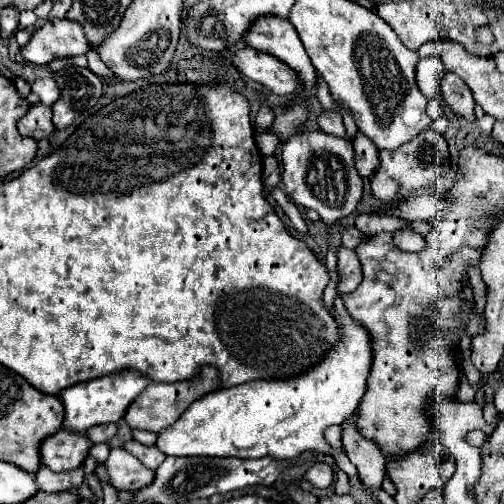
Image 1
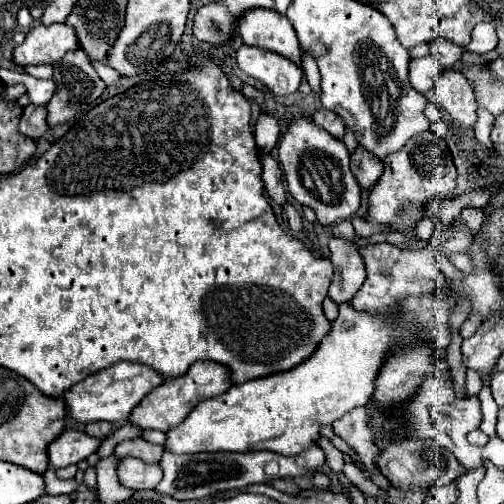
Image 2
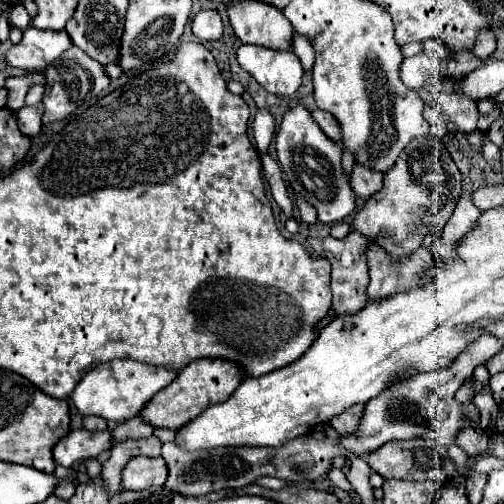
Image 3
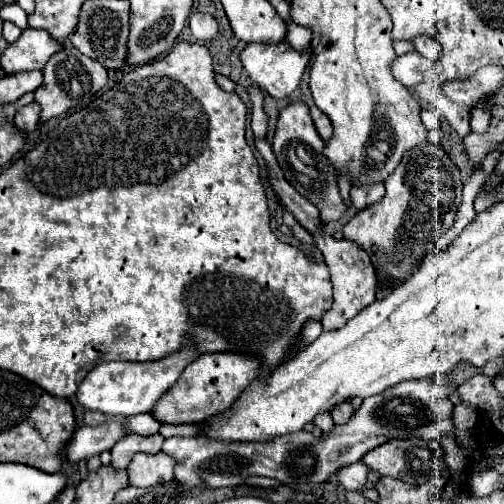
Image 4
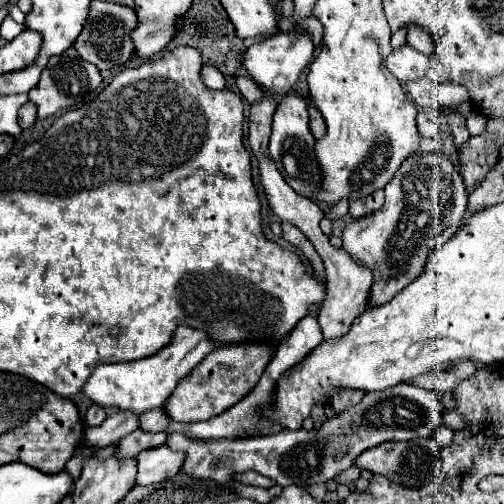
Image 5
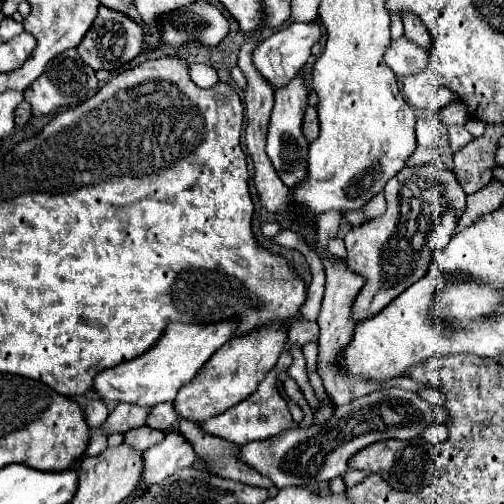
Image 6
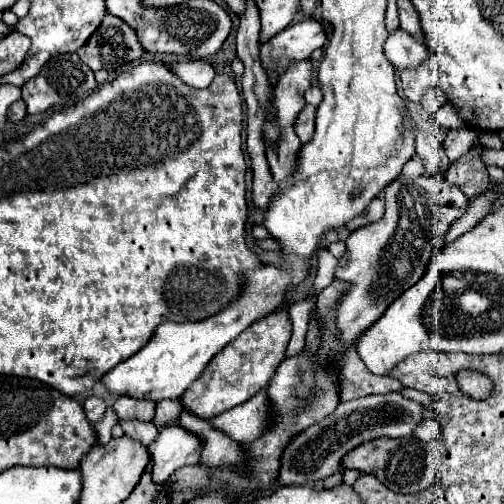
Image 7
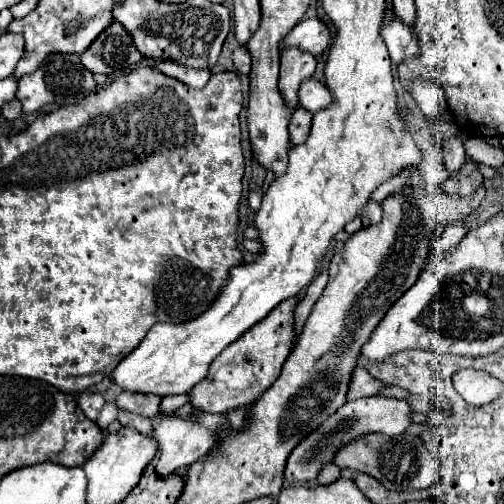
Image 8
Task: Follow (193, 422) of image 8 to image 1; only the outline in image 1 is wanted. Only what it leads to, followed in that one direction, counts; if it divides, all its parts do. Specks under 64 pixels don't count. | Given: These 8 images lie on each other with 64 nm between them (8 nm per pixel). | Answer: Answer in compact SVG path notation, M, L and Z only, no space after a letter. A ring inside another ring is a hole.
M112 448L104 466L108 468L110 482L120 490L138 490L154 480L154 470L144 468L144 464L130 452L124 452L124 448Z

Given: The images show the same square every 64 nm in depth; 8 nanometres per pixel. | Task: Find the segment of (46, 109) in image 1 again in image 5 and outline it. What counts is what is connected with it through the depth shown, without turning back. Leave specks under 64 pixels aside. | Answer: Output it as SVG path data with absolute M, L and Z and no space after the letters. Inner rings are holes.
M26 102L26 104L20 108L20 112L18 112L18 124L20 124L24 130L28 130L28 128L32 128L34 120L36 120L36 104Z

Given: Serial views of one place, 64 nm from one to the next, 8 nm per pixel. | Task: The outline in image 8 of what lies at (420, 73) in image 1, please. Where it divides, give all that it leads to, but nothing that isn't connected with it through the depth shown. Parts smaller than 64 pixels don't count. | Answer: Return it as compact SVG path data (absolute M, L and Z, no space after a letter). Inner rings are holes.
M394 18L390 24L386 24L382 28L382 38L384 38L386 46L388 46L390 60L394 64L412 60L412 56L418 56L420 54L418 40L414 38L412 30L402 24L400 18Z

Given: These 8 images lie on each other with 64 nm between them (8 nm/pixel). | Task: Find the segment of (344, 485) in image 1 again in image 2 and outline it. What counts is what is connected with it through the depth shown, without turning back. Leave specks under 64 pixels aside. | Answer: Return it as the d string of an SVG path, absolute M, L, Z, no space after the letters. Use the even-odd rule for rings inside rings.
M320 436L318 445L323 449L326 457L326 463L330 469L335 473L342 472L345 464L344 455L333 446L331 441L323 436Z

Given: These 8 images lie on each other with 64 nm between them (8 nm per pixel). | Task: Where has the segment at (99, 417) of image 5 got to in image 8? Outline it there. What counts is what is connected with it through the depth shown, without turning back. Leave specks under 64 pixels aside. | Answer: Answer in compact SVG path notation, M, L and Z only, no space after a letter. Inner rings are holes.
M90 392L78 394L76 402L82 408L82 412L88 416L88 420L96 420L98 414L100 414L100 410L102 410L102 406L104 406L102 394L90 394Z

